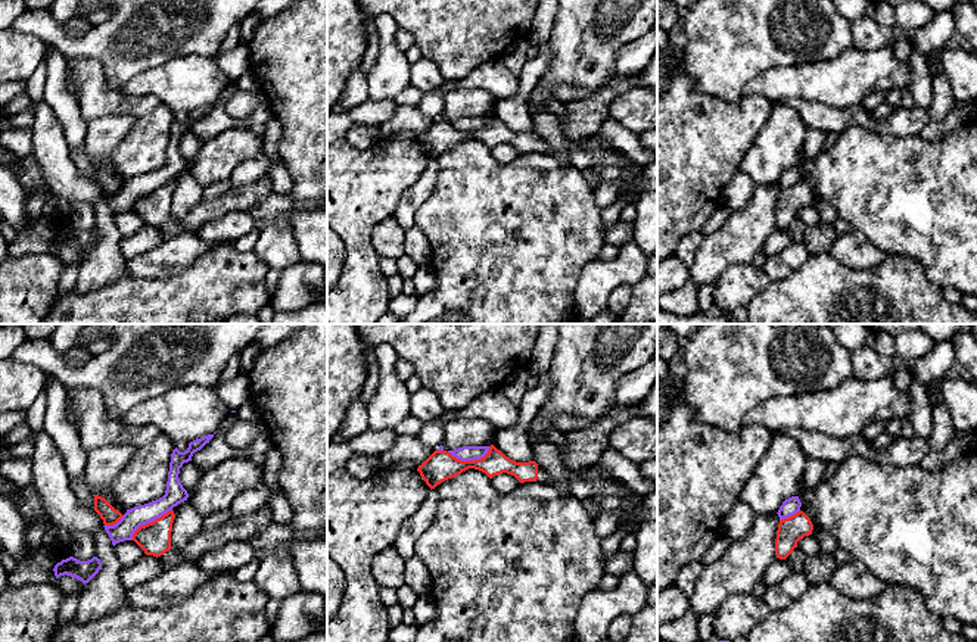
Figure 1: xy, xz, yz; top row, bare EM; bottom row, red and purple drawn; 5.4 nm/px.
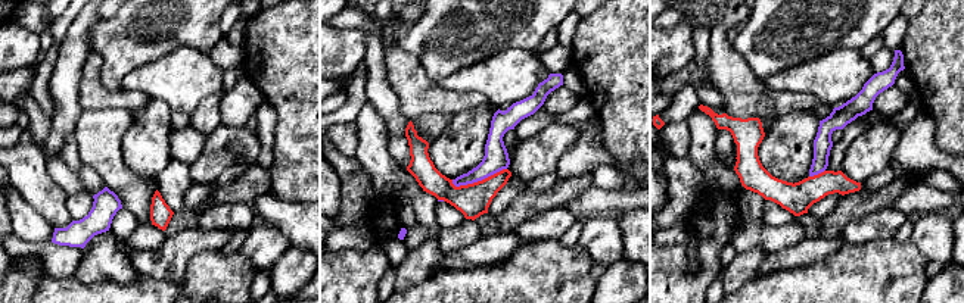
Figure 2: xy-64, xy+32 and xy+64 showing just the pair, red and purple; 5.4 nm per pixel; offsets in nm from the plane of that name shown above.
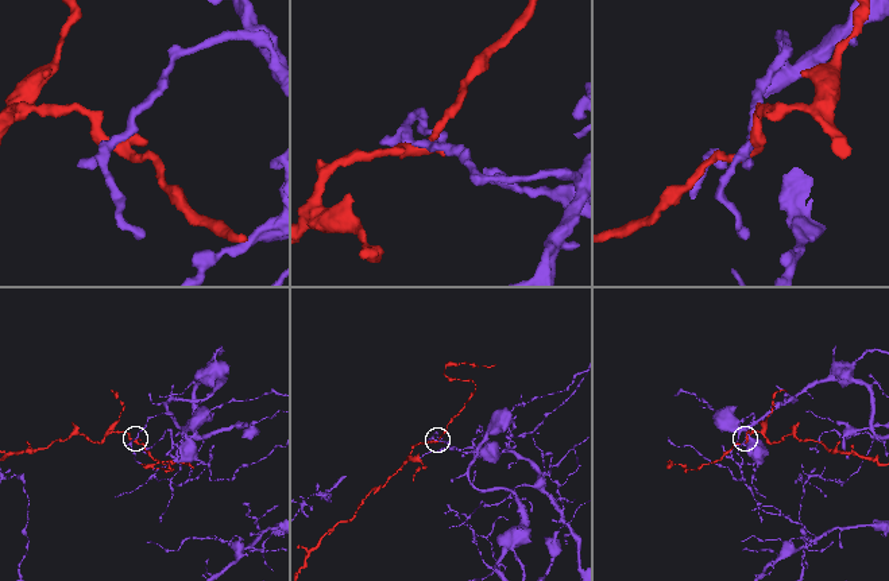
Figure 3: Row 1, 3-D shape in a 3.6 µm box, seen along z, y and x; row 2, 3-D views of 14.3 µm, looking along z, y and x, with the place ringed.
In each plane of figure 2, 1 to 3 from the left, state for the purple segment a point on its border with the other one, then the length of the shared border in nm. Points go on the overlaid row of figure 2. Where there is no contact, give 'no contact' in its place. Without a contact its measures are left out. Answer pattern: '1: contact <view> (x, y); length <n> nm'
1: no contact
2: contact xy+32 (478, 181); length 320 nm
3: contact xy+64 (818, 174); length 100 nm

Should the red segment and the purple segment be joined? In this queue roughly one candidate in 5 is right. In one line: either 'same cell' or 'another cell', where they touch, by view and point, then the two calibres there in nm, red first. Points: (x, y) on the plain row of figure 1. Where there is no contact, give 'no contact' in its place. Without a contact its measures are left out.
another cell; meets red in xy at (149, 193); 180 nm thick on the red side, 110 nm on the other

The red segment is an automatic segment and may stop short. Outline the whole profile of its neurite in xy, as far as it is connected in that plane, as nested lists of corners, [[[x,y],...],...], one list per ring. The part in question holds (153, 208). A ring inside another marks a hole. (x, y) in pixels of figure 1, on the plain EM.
[[[171,180],[155,191],[140,196],[134,202],[131,211],[134,211],[144,221],[146,225],[153,225],[156,228],[164,225],[172,218],[171,202],[174,187],[175,184]]]

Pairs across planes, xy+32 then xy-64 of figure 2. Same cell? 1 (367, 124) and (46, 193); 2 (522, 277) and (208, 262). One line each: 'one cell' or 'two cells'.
1: two cells
2: one cell

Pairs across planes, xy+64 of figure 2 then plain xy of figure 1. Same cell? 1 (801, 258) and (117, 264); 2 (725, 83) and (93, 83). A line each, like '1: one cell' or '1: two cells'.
1: two cells
2: one cell

